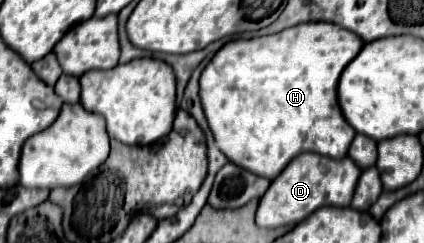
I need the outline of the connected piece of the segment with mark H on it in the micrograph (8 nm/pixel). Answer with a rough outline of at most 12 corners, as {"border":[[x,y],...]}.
{"border":[[332,22],[230,40],[200,76],[228,160],[274,180],[346,156]]}

